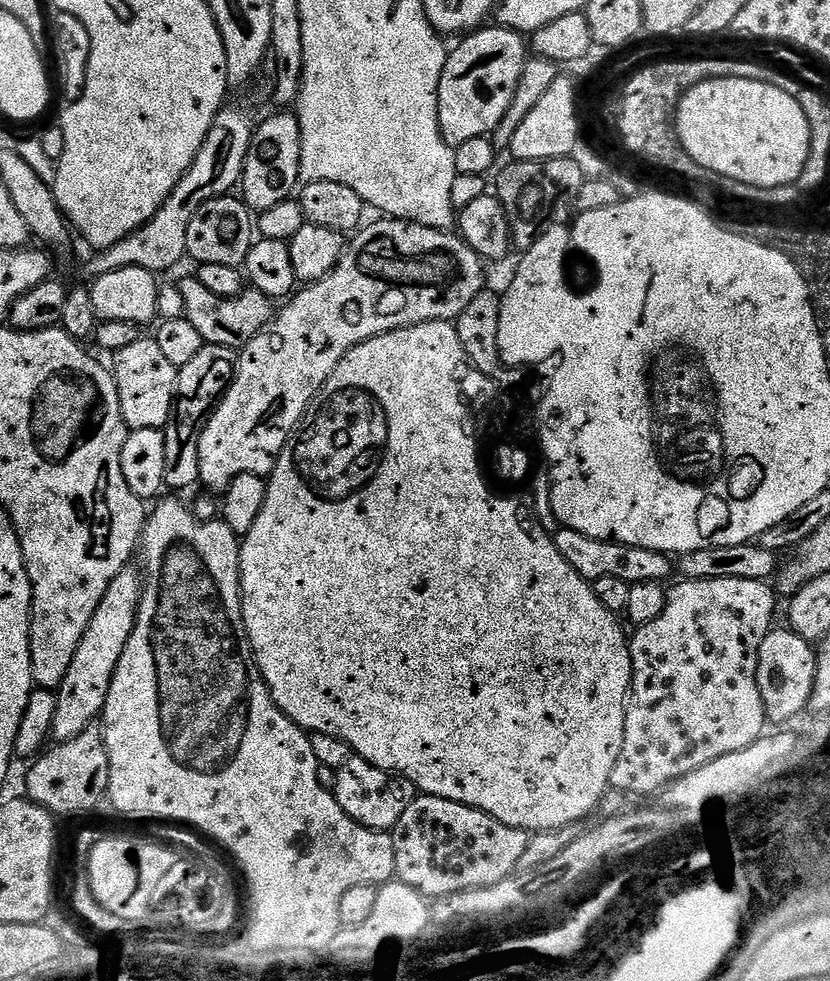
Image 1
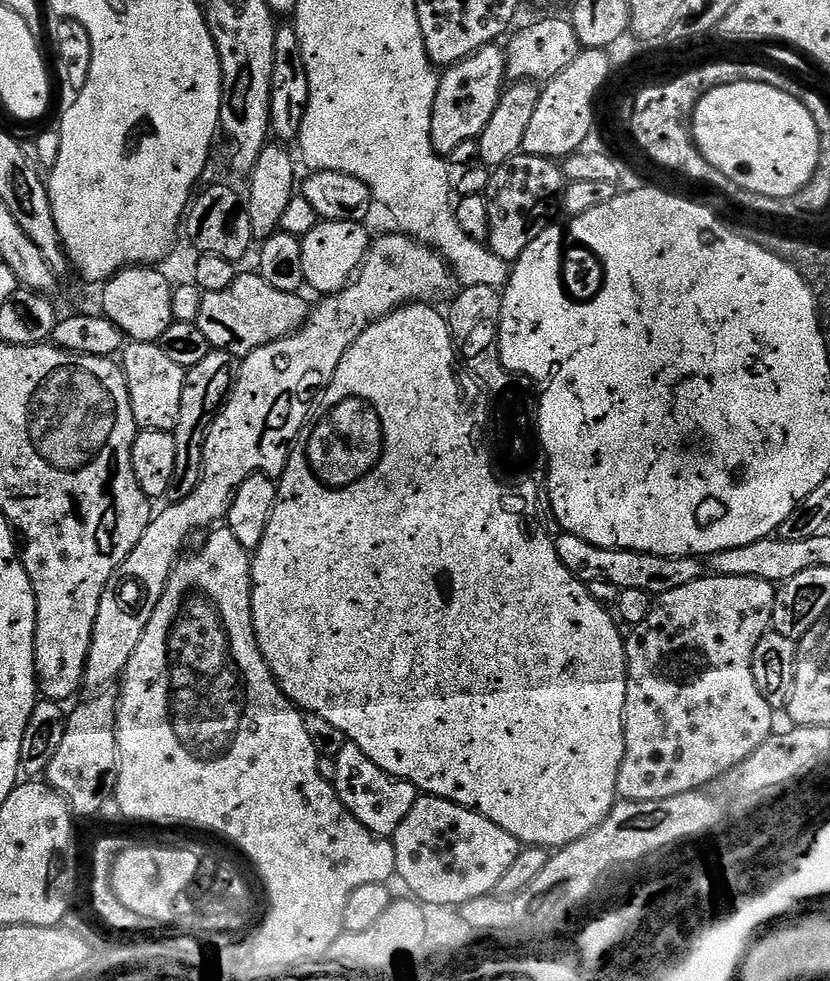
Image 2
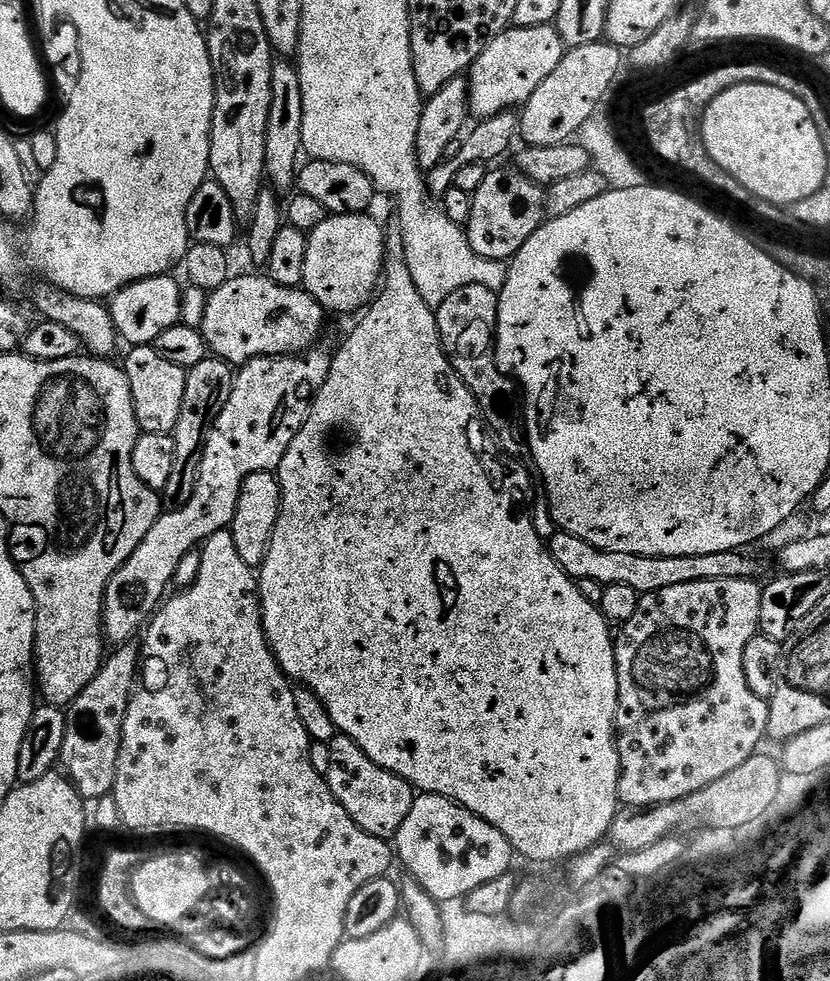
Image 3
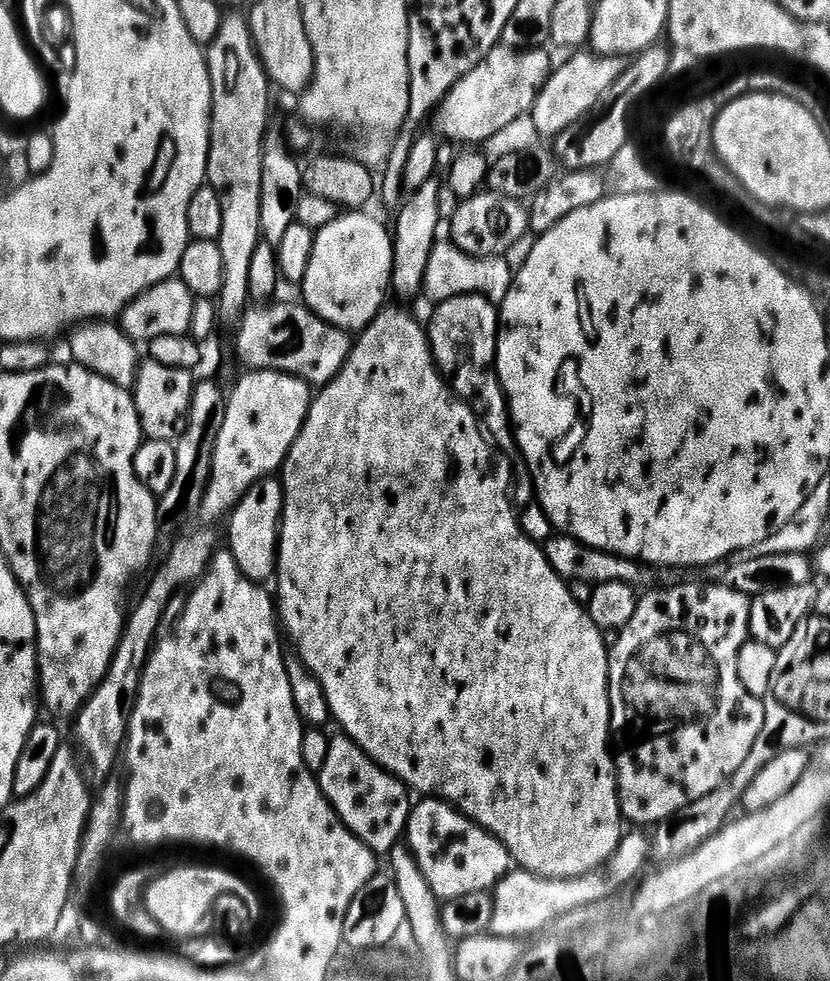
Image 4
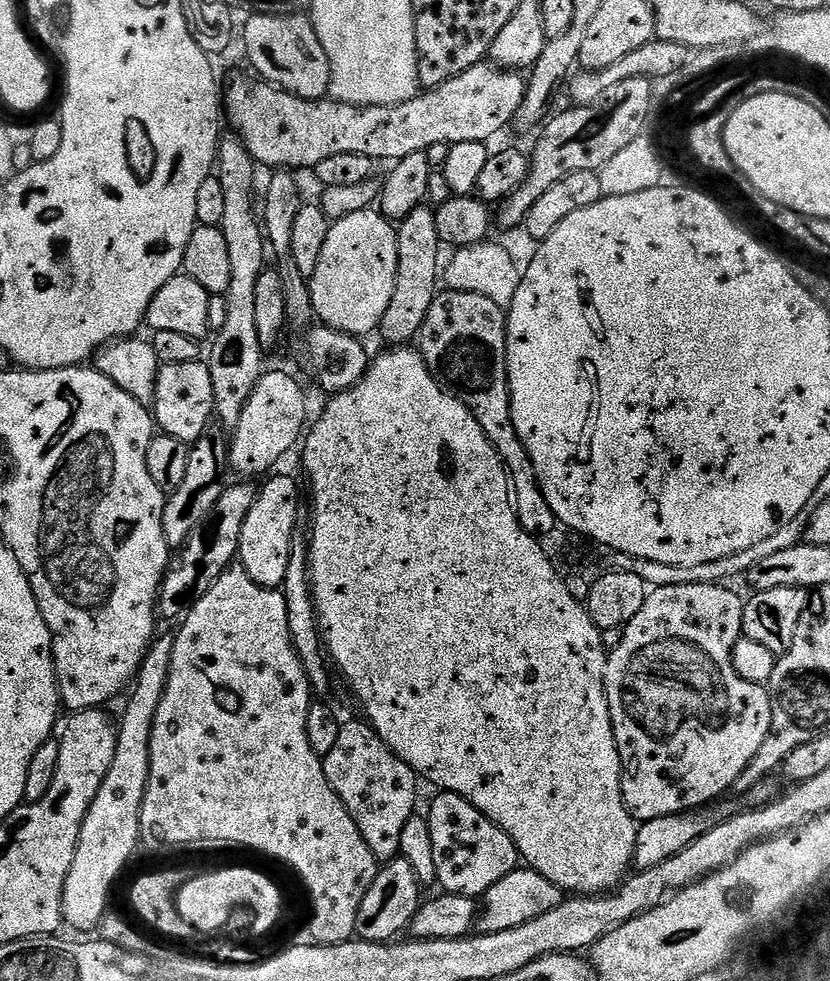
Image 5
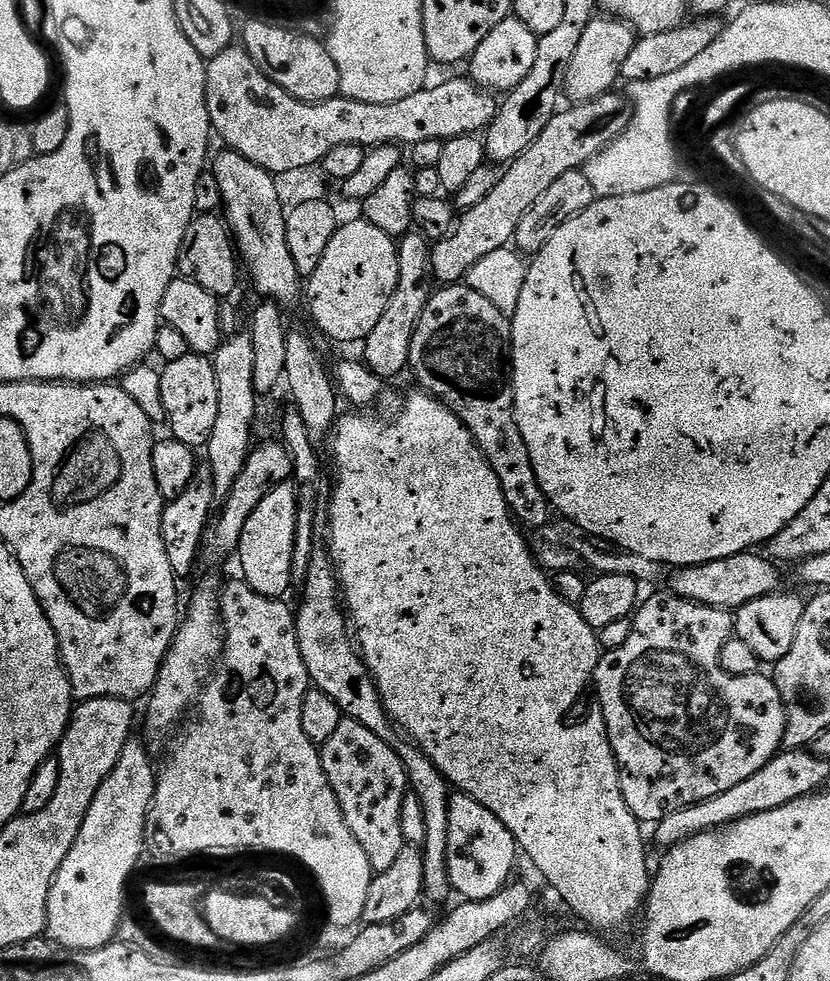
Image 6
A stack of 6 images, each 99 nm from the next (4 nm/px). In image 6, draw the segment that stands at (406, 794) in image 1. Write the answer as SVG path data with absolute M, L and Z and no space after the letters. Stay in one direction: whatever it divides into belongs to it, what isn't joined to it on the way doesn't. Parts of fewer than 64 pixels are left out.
M341 719L338 730L330 734L330 738L320 748L322 770L338 798L338 806L342 806L342 814L346 818L346 826L350 826L350 834L362 842L362 850L366 850L366 858L370 858L373 873L390 870L390 865L398 859L398 854L406 847L402 834L402 802L405 792L409 791L406 770L392 746L378 738L362 726L362 722Z

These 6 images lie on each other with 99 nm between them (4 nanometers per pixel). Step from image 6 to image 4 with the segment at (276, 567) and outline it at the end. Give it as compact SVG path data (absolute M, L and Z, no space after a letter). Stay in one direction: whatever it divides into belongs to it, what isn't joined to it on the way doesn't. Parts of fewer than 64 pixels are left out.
M265 478L254 485L227 517L227 551L238 562L240 573L257 582L268 582L276 575L276 557L280 547L280 521L284 518L284 486L279 479Z

